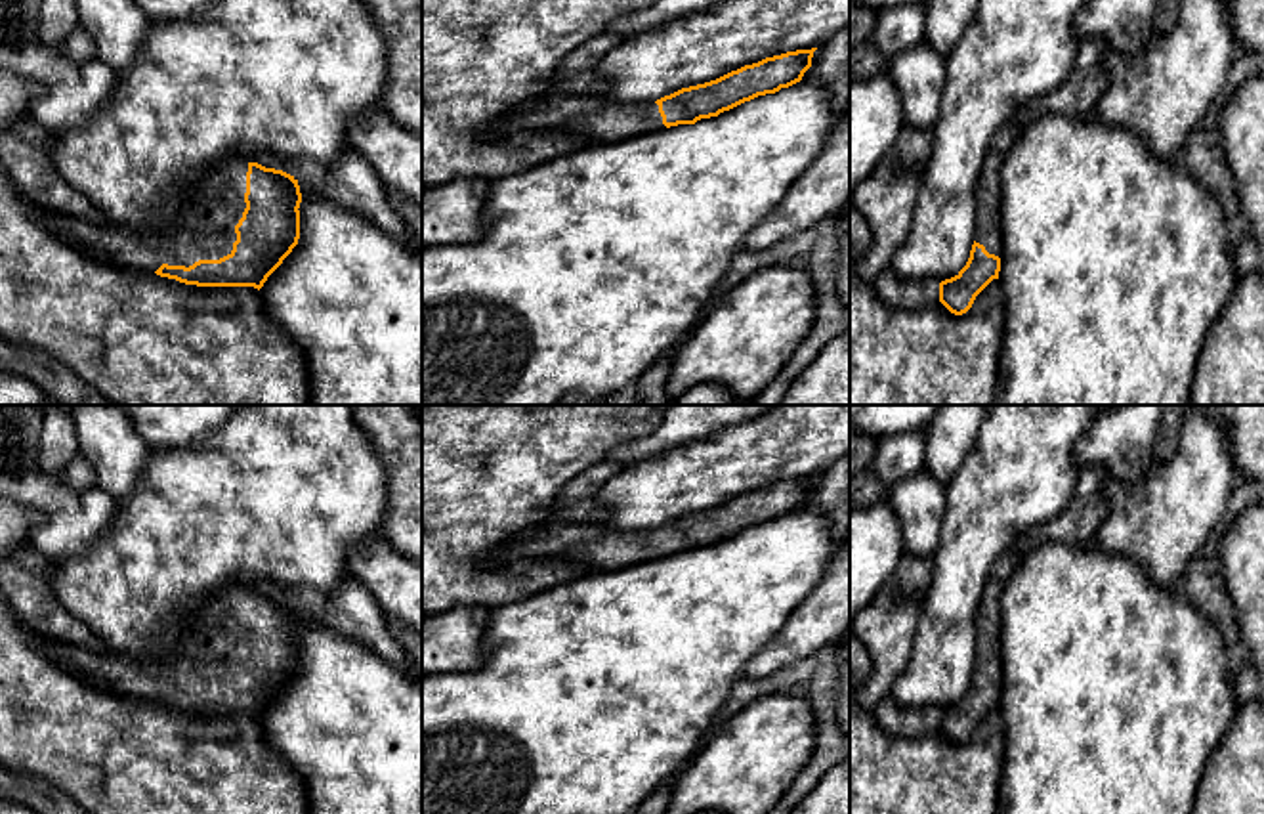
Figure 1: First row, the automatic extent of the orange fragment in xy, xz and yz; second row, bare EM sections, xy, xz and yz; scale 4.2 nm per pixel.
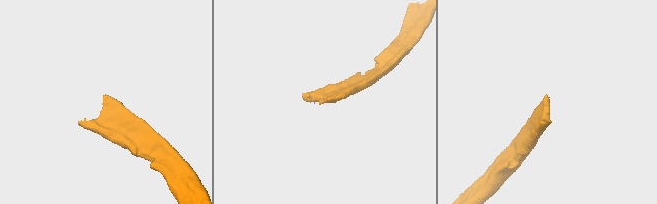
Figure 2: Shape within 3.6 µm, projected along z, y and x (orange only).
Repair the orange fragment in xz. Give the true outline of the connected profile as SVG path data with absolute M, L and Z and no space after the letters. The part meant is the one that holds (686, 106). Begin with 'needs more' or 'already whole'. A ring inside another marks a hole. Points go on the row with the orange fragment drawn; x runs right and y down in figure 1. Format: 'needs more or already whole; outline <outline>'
needs more; outline M815 50L766 57L647 103L607 101L600 94L546 94L498 118L487 136L558 128L582 134L596 143L613 143L678 124L695 124L800 82Z

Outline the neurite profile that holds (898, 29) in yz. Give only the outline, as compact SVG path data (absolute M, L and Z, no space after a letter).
M911 2L878 13L869 42L880 55L894 61L924 36L926 2Z

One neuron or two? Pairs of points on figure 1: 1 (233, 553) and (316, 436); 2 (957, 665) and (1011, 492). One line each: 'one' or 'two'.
1: one
2: one

